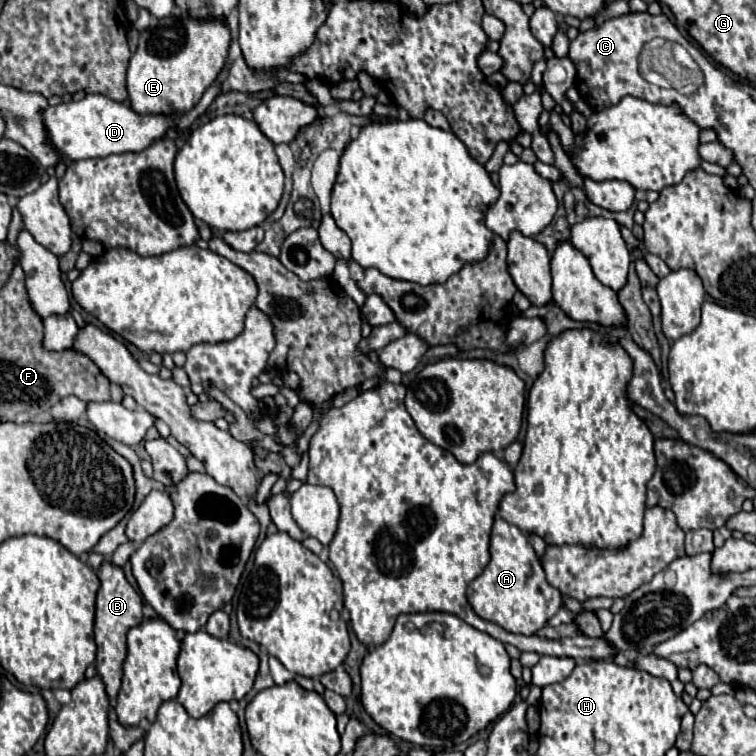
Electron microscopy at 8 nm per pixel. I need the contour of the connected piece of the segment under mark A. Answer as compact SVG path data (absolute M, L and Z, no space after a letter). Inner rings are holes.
M496 518L492 526L490 556L492 558L484 572L468 586L470 606L480 618L502 626L506 632L534 636L558 612L562 594L548 584L544 568L524 532L502 518Z

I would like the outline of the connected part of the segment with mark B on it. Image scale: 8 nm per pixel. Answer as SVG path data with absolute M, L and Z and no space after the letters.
M104 562L98 570L100 590L96 596L96 622L94 622L94 640L98 646L96 652L96 672L106 686L106 694L110 700L118 696L120 678L122 678L122 662L126 658L126 632L142 622L142 598L126 580L122 568Z

